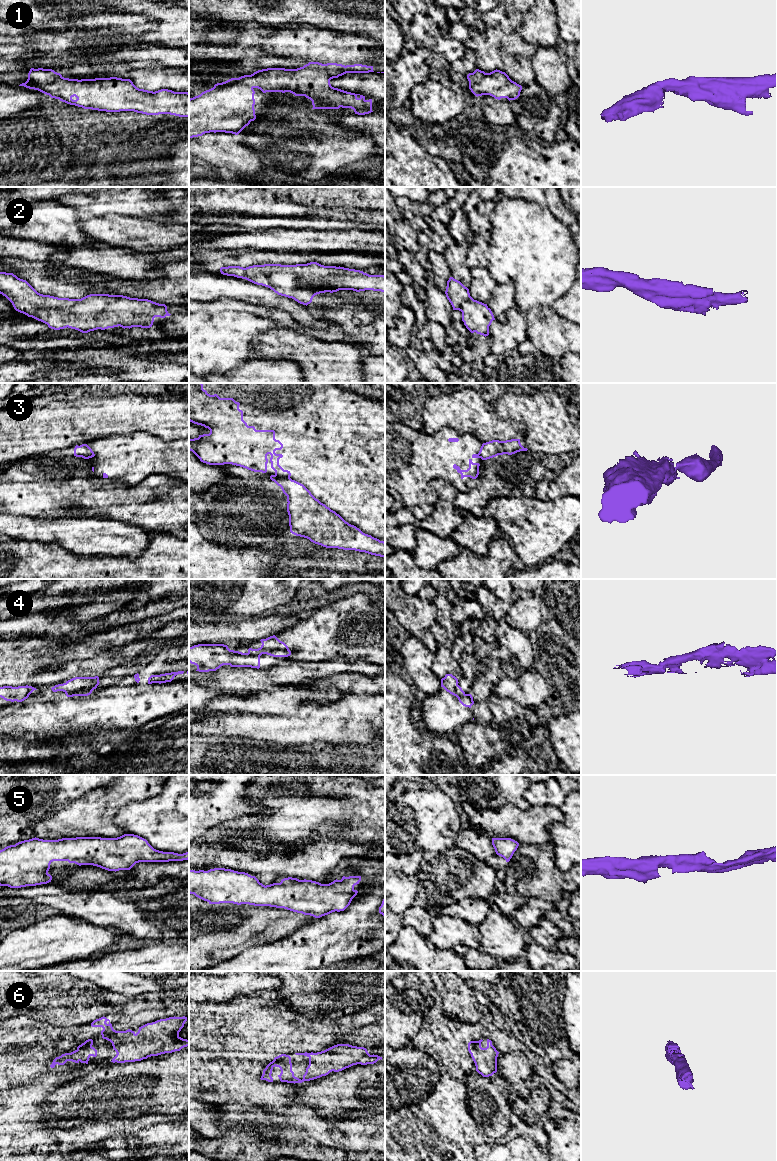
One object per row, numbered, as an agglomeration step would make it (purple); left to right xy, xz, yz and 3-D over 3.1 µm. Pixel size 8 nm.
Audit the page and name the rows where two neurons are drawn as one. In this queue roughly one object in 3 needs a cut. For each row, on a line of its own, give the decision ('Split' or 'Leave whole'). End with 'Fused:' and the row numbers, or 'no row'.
1: Leave whole
2: Leave whole
3: Split
4: Split
5: Leave whole
6: Leave whole
Fused: 3, 4

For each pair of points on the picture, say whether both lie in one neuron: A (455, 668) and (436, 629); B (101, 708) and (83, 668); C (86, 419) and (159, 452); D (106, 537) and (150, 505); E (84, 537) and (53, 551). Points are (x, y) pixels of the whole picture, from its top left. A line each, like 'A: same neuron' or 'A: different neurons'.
A: same neuron
B: different neurons
C: different neurons
D: different neurons
E: different neurons

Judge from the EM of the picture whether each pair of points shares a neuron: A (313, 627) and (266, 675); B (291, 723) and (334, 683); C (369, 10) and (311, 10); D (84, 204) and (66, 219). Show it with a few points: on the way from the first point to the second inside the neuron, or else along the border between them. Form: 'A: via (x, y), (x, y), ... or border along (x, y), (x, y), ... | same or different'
A: border along (290, 659), (304, 662) | different
B: border along (310, 699), (320, 703), (330, 703), (338, 700) | different
C: via (355, 10), (325, 10) | same
D: border along (53, 199), (70, 206), (74, 210) | different

